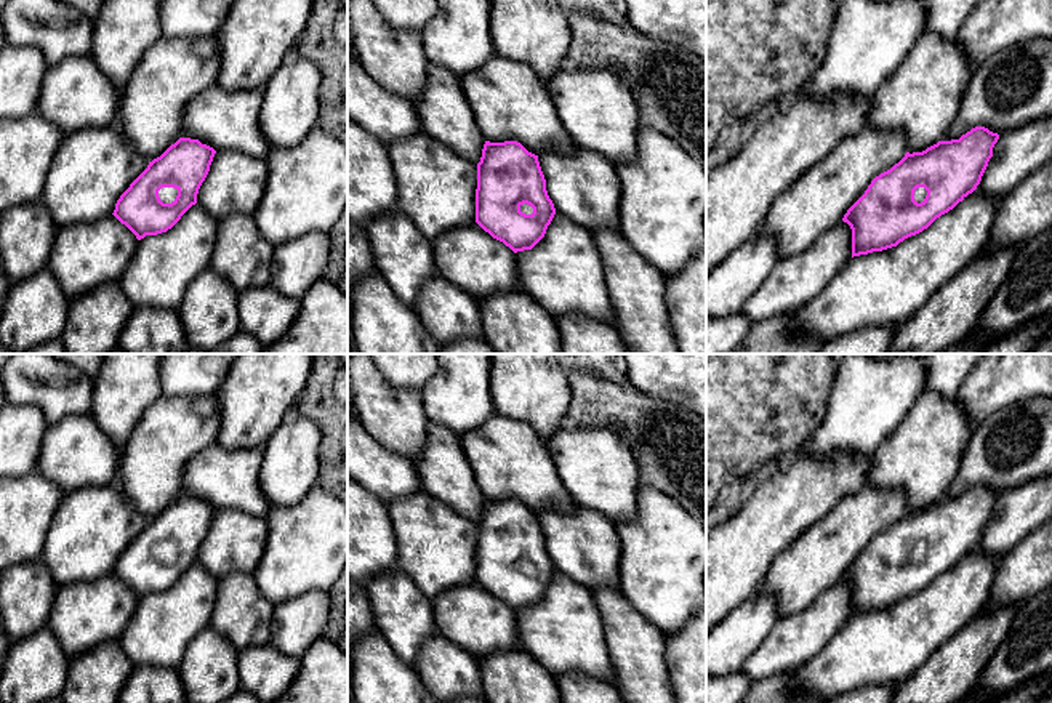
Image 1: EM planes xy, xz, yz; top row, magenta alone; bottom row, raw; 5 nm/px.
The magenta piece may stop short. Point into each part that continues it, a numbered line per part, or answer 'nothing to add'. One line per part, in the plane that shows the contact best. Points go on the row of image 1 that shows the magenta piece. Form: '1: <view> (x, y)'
1: xy (167, 194)

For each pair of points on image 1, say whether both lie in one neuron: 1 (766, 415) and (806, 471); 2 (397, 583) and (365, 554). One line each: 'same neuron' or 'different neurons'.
1: different neurons
2: different neurons

